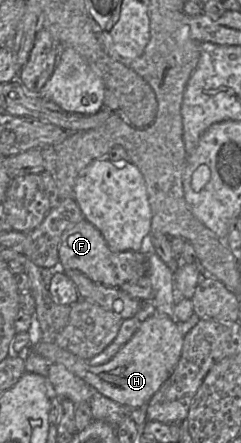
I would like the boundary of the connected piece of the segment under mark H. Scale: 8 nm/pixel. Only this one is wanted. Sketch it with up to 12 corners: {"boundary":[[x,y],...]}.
{"boundary":[[155,313],[110,361],[32,346],[99,393],[145,408],[178,364],[178,321]]}

